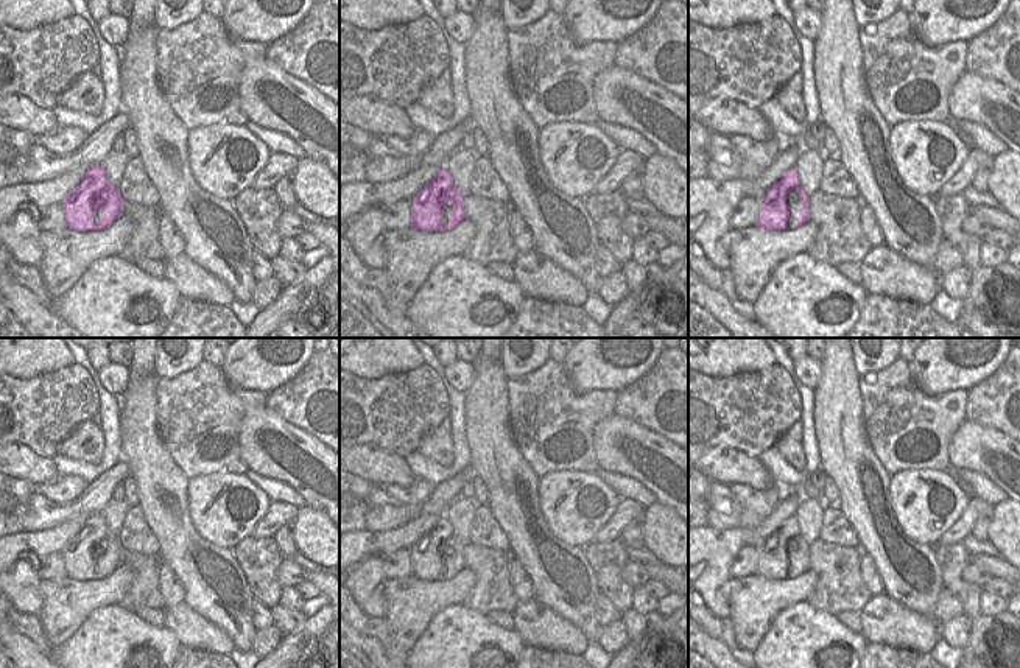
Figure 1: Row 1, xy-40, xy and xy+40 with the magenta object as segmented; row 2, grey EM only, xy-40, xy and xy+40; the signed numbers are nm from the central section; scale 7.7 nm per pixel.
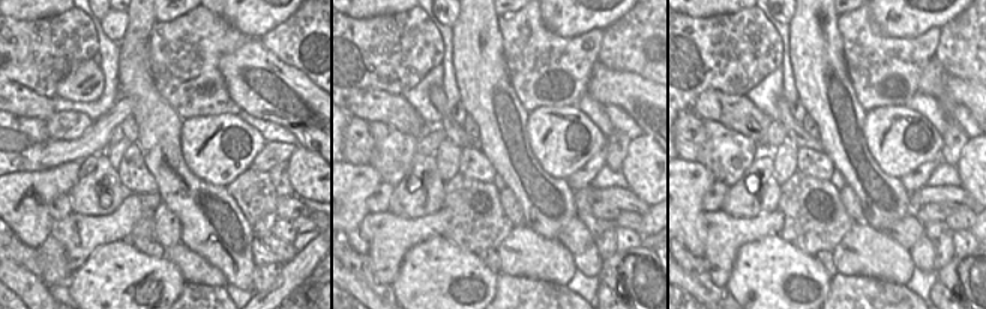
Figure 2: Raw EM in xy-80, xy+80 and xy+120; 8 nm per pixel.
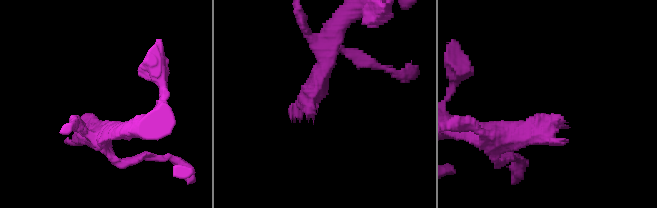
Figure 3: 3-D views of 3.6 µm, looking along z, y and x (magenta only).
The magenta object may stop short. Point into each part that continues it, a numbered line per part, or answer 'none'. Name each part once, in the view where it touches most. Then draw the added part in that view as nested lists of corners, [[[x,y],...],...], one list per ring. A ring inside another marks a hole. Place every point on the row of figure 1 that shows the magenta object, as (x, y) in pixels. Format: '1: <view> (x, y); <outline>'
1: xy+40 (793, 200); [[[796,188],[786,195],[786,204],[790,207],[790,218],[786,221],[786,229],[790,230],[797,226],[797,218],[802,210],[802,198],[797,195]]]

